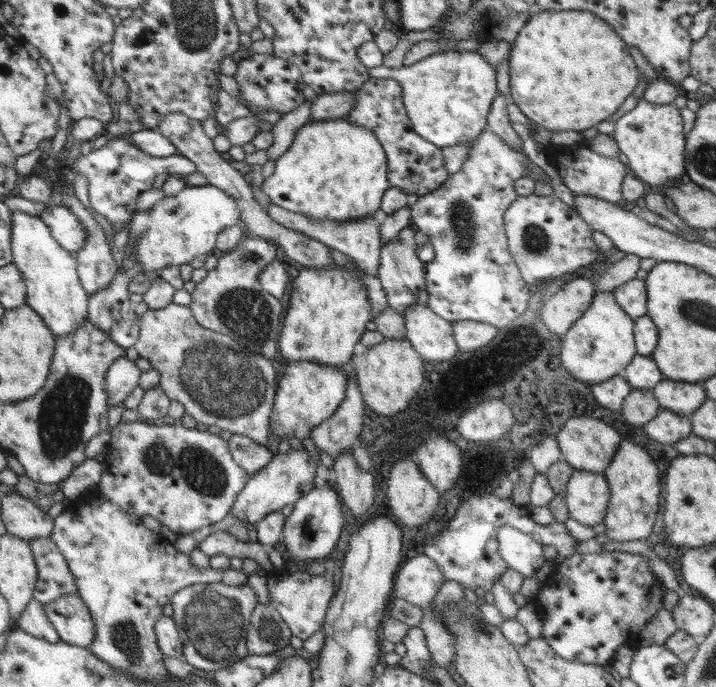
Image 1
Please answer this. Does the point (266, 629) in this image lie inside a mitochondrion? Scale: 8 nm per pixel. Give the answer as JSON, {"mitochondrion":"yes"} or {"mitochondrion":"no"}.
{"mitochondrion":"yes"}

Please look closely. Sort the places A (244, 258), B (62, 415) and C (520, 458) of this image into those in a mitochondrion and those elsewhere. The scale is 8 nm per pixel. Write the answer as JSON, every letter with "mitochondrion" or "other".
{"A":"mitochondrion","B":"mitochondrion","C":"other"}

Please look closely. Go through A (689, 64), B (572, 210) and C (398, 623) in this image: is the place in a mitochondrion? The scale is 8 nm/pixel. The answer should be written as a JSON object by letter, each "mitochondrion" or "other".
{"A":"other","B":"other","C":"other"}

